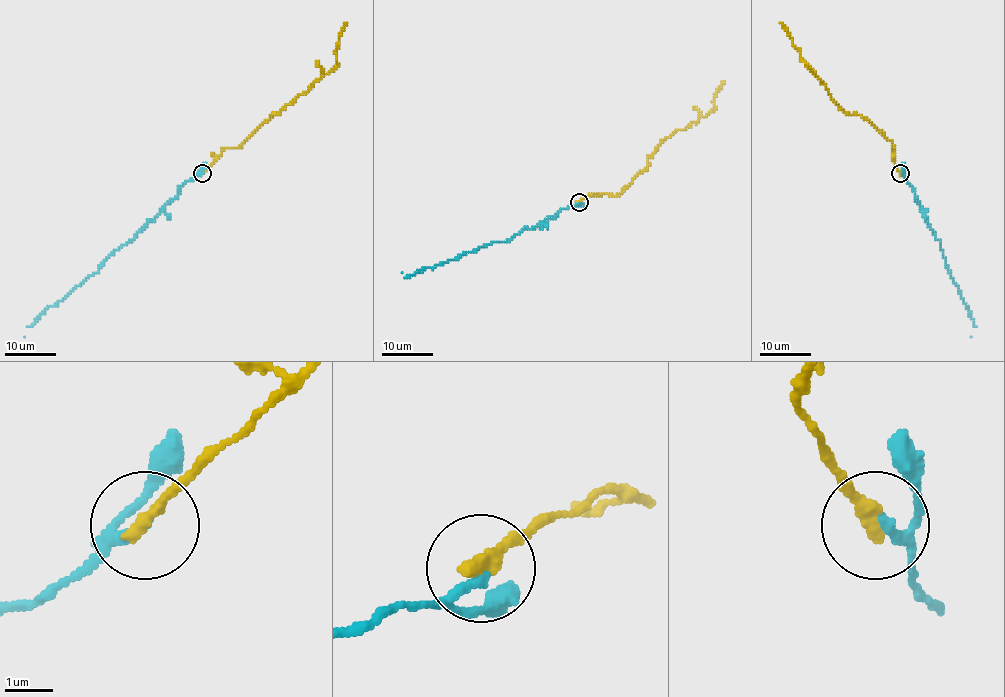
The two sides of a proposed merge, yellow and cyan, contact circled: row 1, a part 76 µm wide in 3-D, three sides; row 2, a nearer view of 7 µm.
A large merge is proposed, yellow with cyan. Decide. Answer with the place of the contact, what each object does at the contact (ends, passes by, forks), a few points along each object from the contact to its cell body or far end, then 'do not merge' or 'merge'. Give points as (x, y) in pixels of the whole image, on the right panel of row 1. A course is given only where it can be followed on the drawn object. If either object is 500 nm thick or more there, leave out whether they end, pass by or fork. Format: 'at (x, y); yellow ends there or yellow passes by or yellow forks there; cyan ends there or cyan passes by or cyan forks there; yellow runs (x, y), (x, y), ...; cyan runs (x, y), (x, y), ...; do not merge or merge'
at (900, 173); yellow ends there; cyan passes by; yellow runs (900, 172), (892, 160), (895, 146), (867, 119), (846, 114), (802, 60), (799, 50), (780, 23); cyan runs (901, 172), (941, 244), (940, 249), (951, 277), (975, 326), (972, 336); merge

